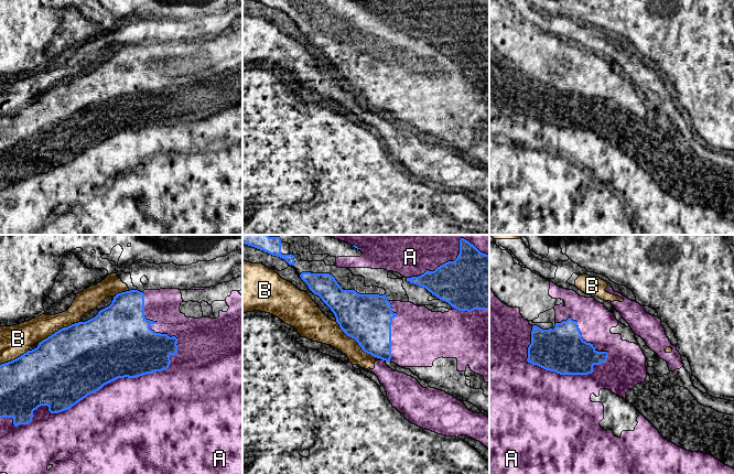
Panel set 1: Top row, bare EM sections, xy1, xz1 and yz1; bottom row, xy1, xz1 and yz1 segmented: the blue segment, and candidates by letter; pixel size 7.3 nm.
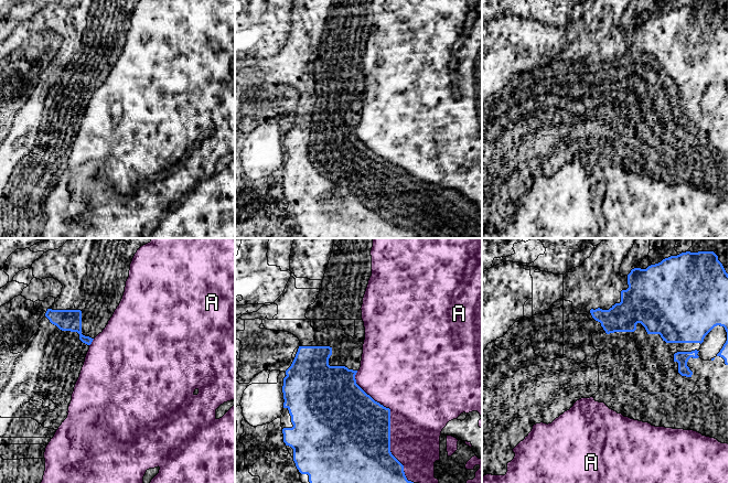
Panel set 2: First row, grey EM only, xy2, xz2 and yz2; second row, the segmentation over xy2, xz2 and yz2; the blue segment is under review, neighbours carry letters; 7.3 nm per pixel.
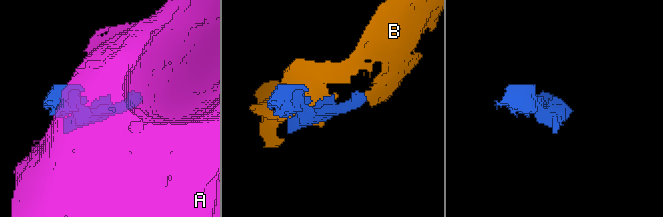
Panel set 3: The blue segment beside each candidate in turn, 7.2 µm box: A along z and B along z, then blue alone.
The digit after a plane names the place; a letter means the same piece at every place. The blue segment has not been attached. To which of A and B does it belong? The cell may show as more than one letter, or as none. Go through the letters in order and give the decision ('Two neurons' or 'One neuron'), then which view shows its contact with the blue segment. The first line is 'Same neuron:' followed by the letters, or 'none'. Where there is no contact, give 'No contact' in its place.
Same neuron: none
A: Two neurons. Touches blue in xy1
B: Two neurons. Touches blue in xz1

